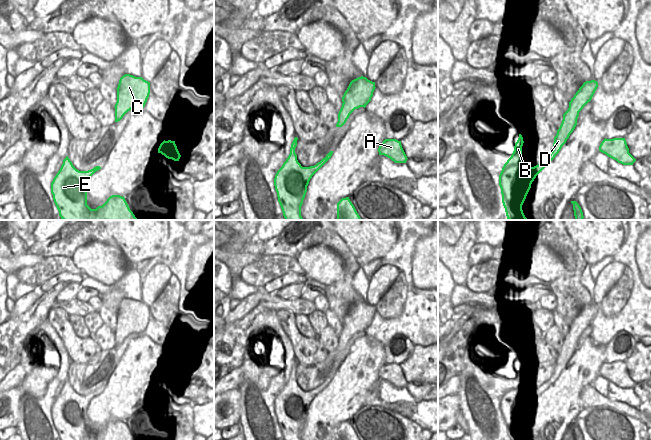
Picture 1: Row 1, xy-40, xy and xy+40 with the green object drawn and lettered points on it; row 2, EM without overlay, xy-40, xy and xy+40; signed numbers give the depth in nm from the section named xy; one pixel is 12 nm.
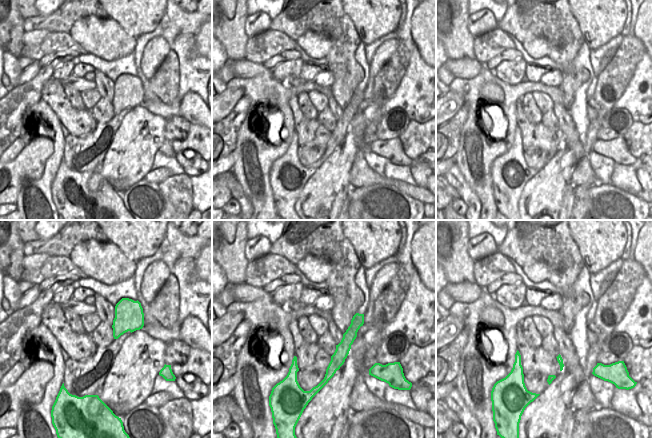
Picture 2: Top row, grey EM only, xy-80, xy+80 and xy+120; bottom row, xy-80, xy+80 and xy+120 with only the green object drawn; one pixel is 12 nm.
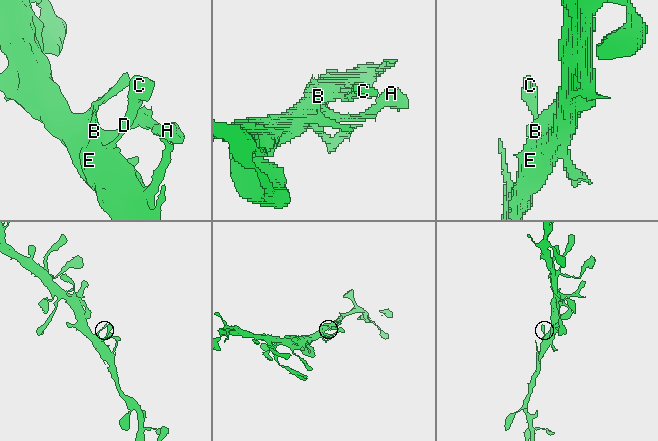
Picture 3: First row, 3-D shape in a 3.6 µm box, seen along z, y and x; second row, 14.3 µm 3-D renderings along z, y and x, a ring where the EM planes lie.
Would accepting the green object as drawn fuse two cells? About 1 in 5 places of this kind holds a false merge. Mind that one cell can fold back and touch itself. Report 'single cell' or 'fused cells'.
single cell

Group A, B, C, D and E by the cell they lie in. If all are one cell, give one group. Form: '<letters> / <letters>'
A B C D E

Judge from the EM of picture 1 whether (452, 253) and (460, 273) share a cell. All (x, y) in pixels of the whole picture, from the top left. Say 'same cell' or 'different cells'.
same cell

